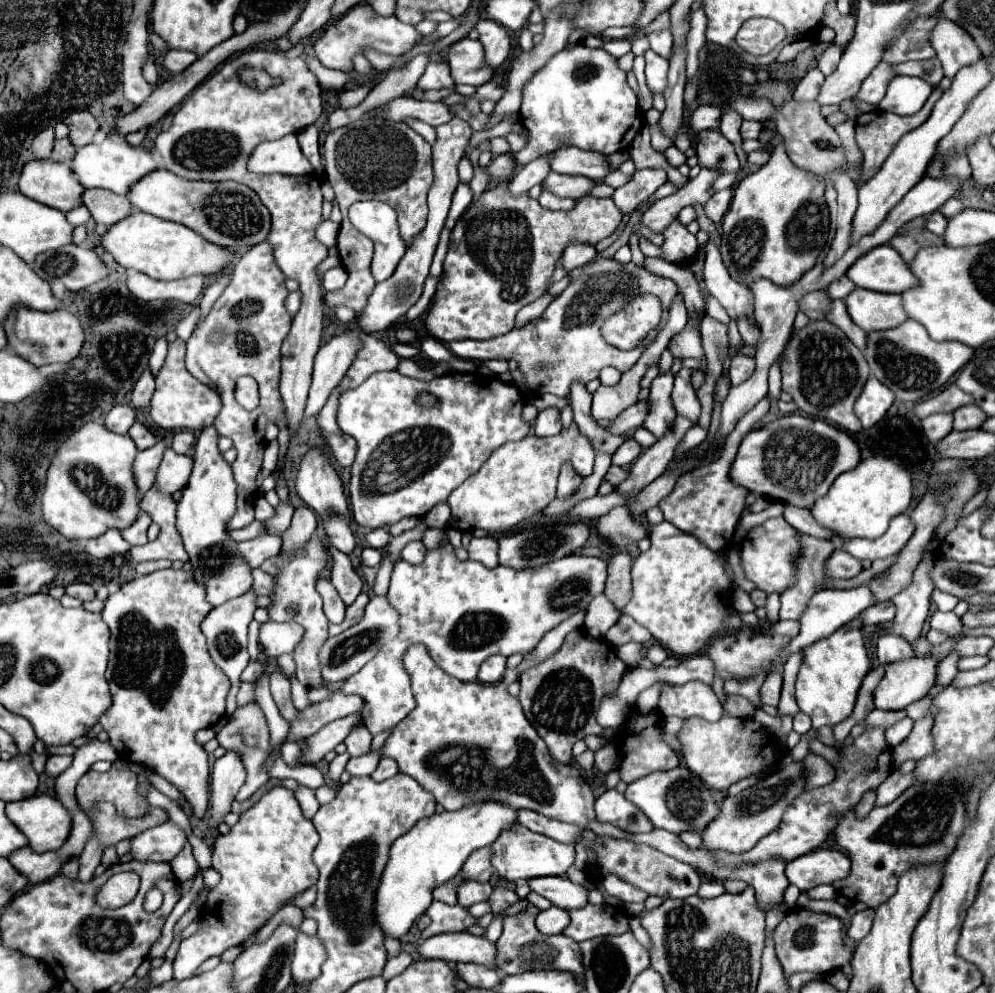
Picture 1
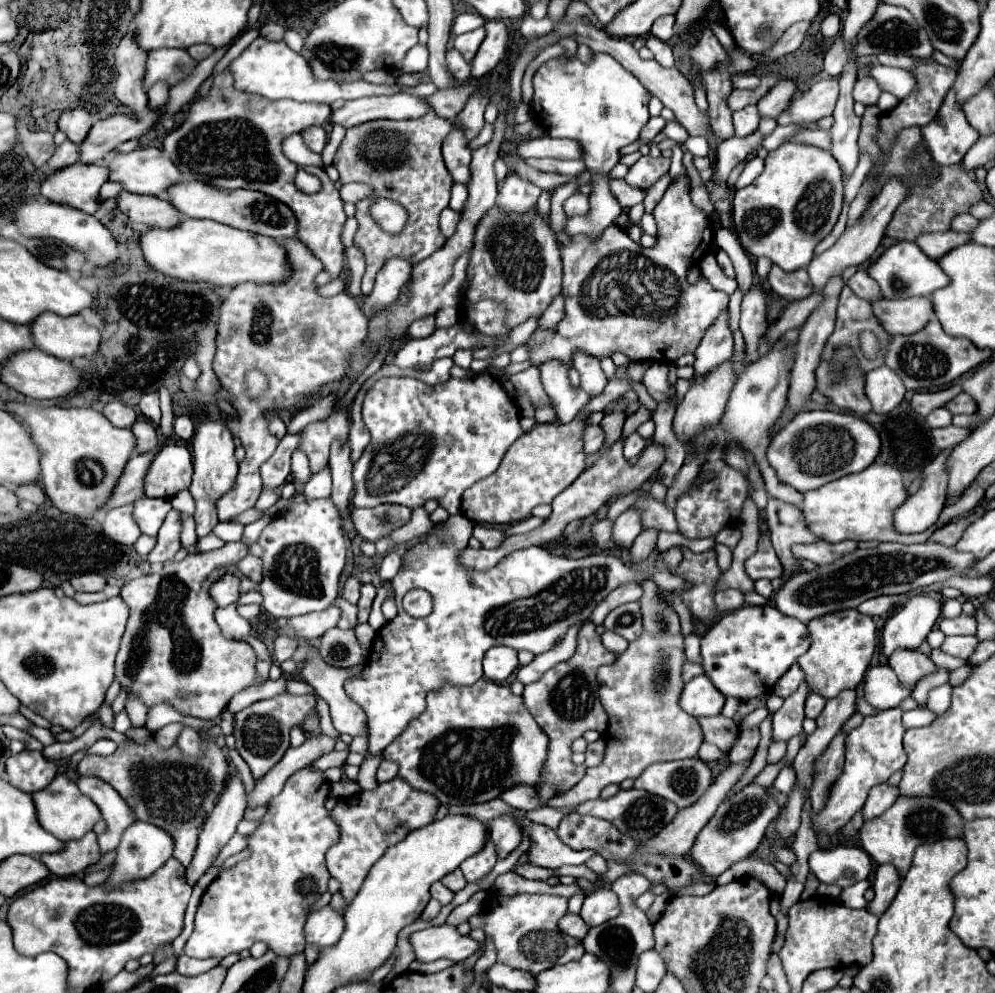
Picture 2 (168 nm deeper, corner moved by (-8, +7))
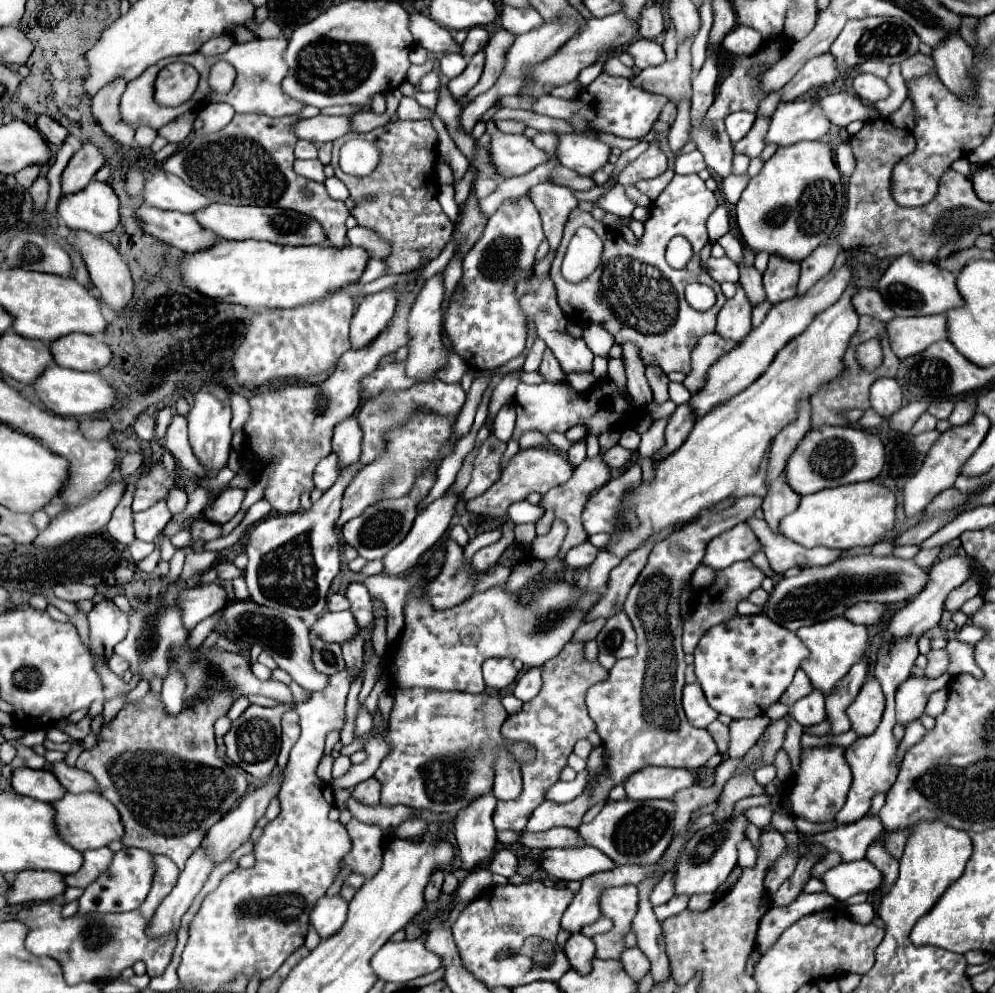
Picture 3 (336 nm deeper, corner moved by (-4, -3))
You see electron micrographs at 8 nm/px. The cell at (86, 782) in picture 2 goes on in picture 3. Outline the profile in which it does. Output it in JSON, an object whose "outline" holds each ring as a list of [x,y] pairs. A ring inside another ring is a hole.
{"outline":[[[56,762],[52,766],[52,772],[58,776],[58,782],[72,794],[80,794],[80,792],[98,792],[96,788],[96,780],[92,778],[92,774],[82,772],[76,766],[68,766],[64,762]]]}

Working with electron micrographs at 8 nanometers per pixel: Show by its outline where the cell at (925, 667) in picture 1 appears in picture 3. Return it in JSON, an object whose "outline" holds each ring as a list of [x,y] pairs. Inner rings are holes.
{"outline":[[[876,678],[864,682],[856,700],[848,706],[846,714],[850,718],[852,730],[860,736],[868,736],[876,730],[884,712],[884,694]]]}

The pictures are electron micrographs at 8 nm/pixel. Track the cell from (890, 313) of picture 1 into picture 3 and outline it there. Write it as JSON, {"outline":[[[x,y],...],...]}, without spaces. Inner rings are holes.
{"outline":[[[936,314],[936,316],[918,316],[918,318],[894,318],[892,322],[888,322],[888,336],[890,336],[890,346],[892,346],[894,354],[900,360],[904,360],[904,356],[914,356],[916,352],[924,352],[924,348],[928,348],[928,344],[948,338],[946,316]]]}

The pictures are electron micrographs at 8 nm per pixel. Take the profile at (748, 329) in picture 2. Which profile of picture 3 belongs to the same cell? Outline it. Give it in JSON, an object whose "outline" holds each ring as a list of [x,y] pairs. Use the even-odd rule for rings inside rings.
{"outline":[[[740,262],[738,268],[740,268],[740,284],[744,286],[752,306],[762,302],[766,298],[766,292],[762,286],[762,274],[754,266],[746,266],[744,262]]]}

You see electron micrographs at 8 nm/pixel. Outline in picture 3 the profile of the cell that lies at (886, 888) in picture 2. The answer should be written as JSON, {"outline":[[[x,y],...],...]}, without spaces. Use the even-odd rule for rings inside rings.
{"outline":[[[876,838],[872,842],[872,846],[866,852],[866,858],[884,872],[884,888],[880,894],[886,894],[888,888],[894,884],[894,880],[898,878],[898,860],[884,848],[884,842],[880,838]]]}

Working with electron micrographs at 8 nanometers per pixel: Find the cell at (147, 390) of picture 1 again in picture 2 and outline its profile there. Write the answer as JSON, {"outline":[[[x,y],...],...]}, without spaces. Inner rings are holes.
{"outline":[[[156,390],[146,392],[146,394],[142,396],[142,400],[140,400],[138,406],[140,406],[142,414],[144,414],[150,422],[154,422],[154,424],[160,422],[160,406],[158,406],[158,392],[156,392]]]}

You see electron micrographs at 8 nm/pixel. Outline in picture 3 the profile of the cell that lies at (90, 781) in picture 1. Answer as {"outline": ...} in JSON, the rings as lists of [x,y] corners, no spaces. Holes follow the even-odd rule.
{"outline":[[[230,688],[212,690],[208,696],[194,700],[180,714],[172,716],[166,712],[162,698],[150,690],[140,702],[124,706],[108,722],[108,726],[102,726],[96,746],[78,756],[76,766],[90,772],[98,782],[100,794],[118,808],[126,828],[122,838],[124,846],[142,848],[152,854],[164,854],[172,858],[180,870],[184,870],[186,860],[200,846],[210,826],[214,826],[238,804],[240,798],[244,798],[248,790],[244,770],[236,770],[218,758],[214,742],[214,722],[220,716],[226,716],[234,700],[236,694]]]}

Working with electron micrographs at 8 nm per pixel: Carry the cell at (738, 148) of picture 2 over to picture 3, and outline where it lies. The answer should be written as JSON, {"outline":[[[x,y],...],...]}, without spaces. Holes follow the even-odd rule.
{"outline":[[[756,116],[752,130],[734,144],[734,152],[746,156],[758,156],[764,150],[764,136],[768,132],[768,124],[770,124],[770,116]]]}

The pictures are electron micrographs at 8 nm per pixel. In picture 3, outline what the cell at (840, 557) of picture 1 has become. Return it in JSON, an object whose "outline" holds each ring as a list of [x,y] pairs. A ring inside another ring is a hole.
{"outline":[[[752,516],[746,522],[754,530],[758,540],[764,544],[766,558],[768,558],[772,570],[778,574],[784,574],[792,566],[800,566],[800,568],[824,566],[824,564],[832,564],[834,560],[840,558],[840,550],[832,550],[832,548],[824,548],[824,546],[804,548],[804,546],[788,540],[786,536],[772,532],[768,528],[768,524],[760,518]]]}

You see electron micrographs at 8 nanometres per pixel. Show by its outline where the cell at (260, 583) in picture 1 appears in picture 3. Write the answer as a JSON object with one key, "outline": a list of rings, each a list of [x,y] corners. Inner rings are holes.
{"outline":[[[220,562],[214,566],[216,572],[218,572],[218,578],[220,580],[234,580],[236,576],[242,576],[242,570],[238,570],[234,564],[230,562]]]}

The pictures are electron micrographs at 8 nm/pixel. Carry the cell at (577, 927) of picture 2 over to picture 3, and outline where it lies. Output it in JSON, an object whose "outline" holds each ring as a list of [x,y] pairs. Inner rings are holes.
{"outline":[[[572,934],[566,942],[566,956],[570,960],[570,966],[580,974],[588,974],[592,970],[594,952],[596,946],[592,938],[586,938],[584,934]]]}

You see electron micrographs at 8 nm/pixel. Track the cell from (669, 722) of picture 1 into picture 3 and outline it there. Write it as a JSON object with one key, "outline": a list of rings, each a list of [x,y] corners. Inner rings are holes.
{"outline":[[[714,720],[706,730],[708,730],[710,736],[714,738],[714,742],[718,744],[720,754],[726,754],[726,750],[728,750],[728,740],[730,740],[730,736],[728,736],[728,726],[724,726],[720,720]]]}

